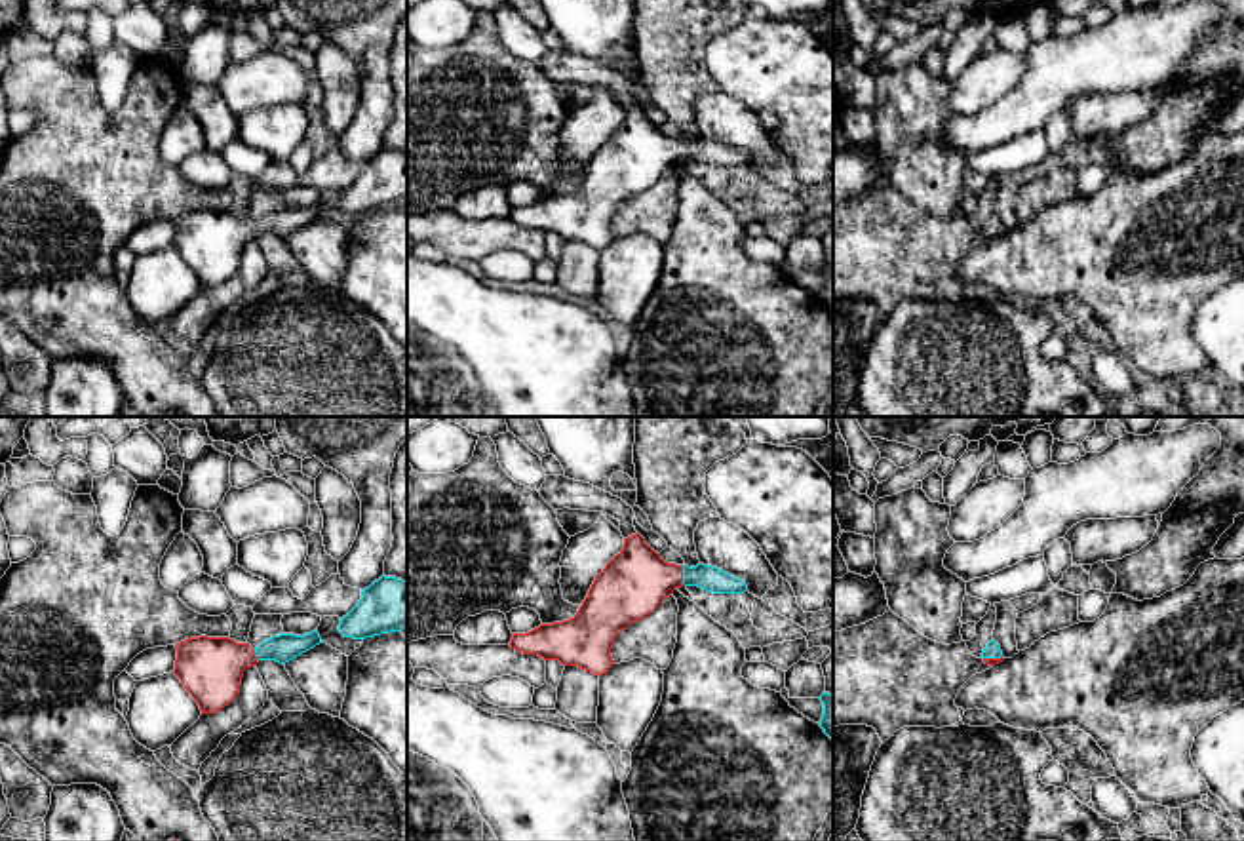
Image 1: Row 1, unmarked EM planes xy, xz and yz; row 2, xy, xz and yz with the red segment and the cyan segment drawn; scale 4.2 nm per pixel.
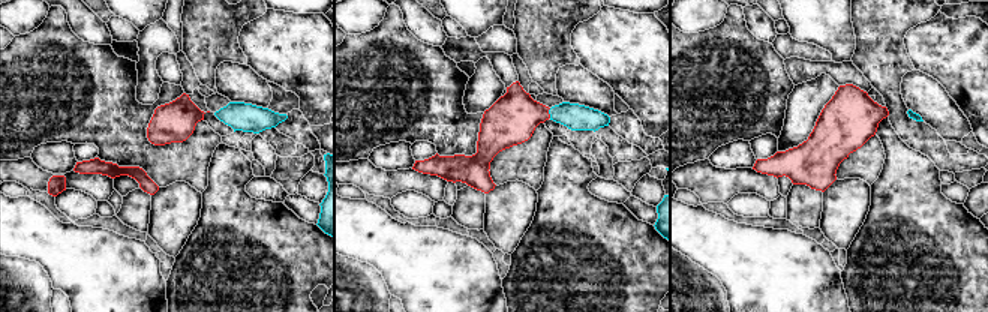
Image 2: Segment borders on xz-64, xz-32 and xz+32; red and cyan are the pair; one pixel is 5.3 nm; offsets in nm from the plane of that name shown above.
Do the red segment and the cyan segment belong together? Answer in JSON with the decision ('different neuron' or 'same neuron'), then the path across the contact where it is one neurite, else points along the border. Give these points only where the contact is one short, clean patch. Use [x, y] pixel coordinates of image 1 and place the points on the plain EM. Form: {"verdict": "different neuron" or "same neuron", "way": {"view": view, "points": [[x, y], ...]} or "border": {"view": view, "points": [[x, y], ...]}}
{"verdict": "same neuron", "way": {"view": "xz", "points": [[634, 156], [638, 153], [681, 149], [706, 151]]}}

